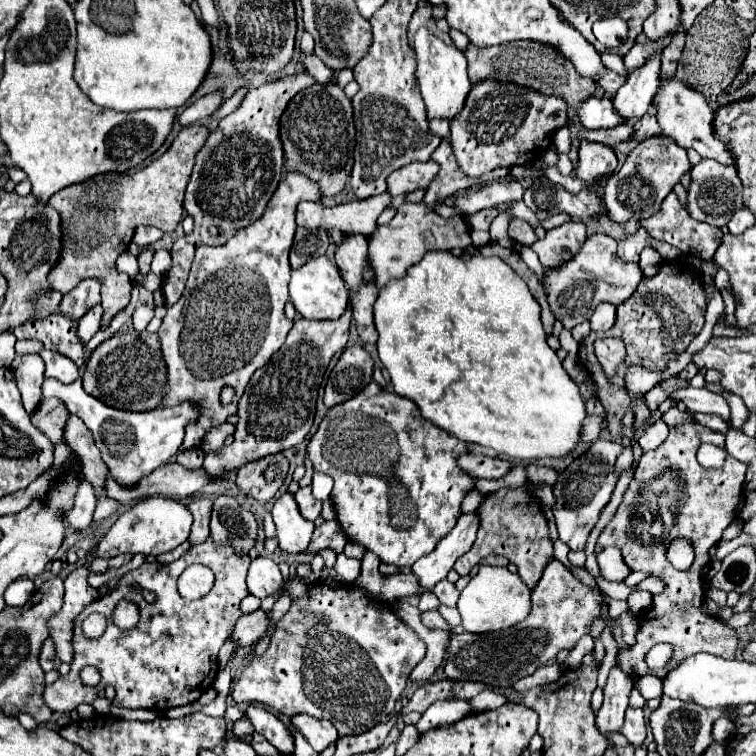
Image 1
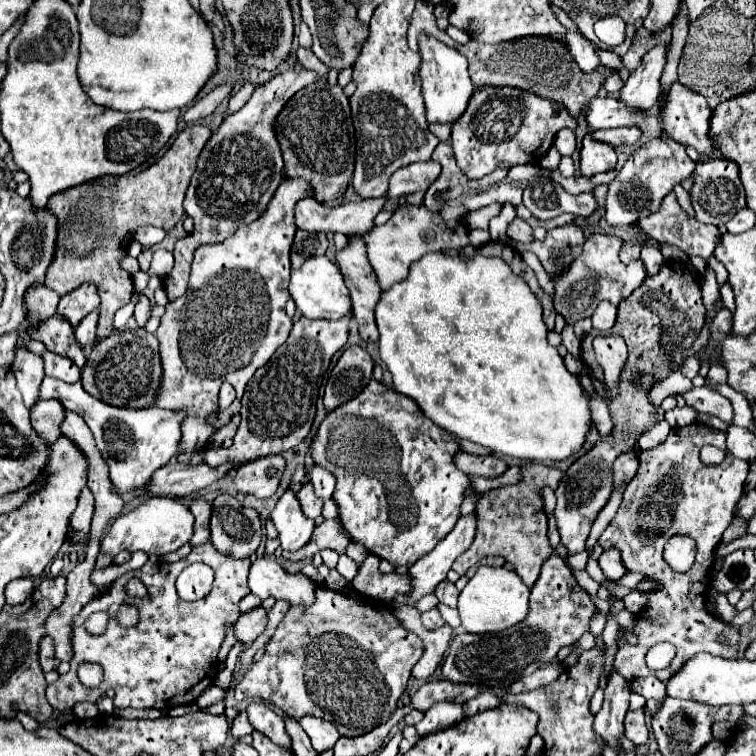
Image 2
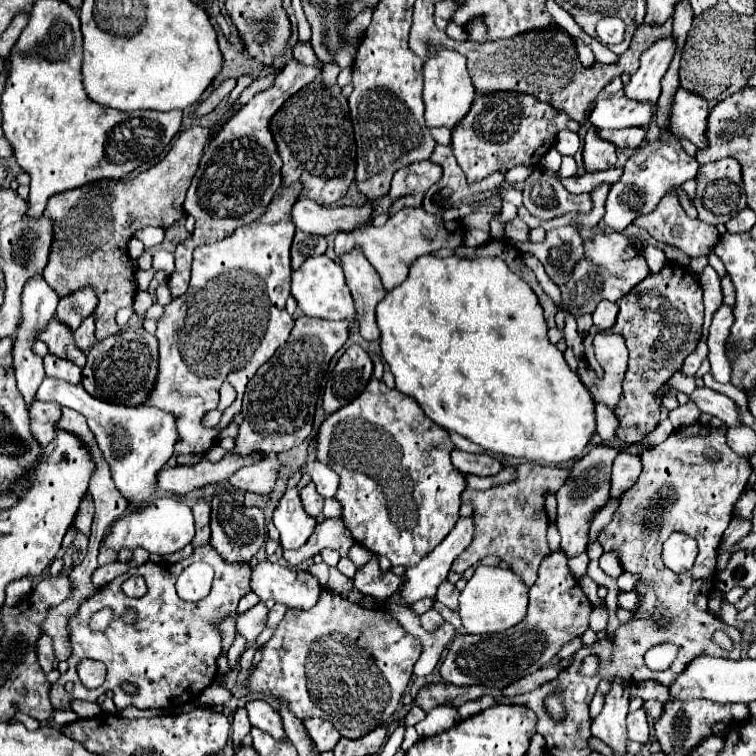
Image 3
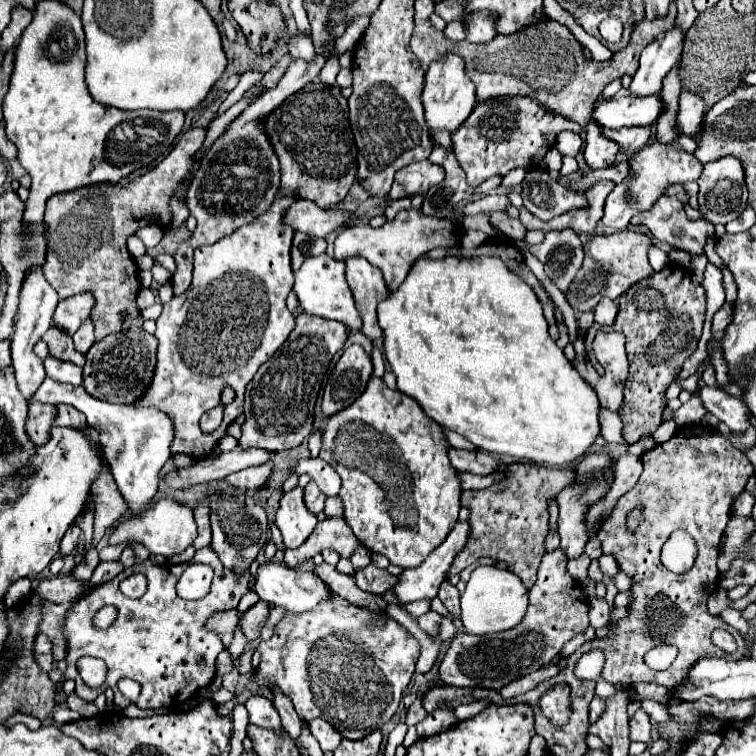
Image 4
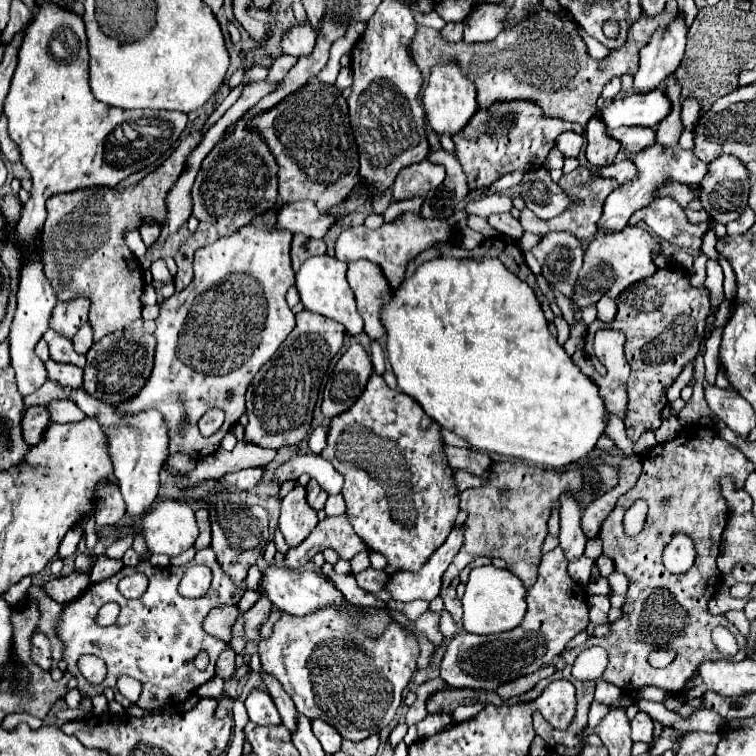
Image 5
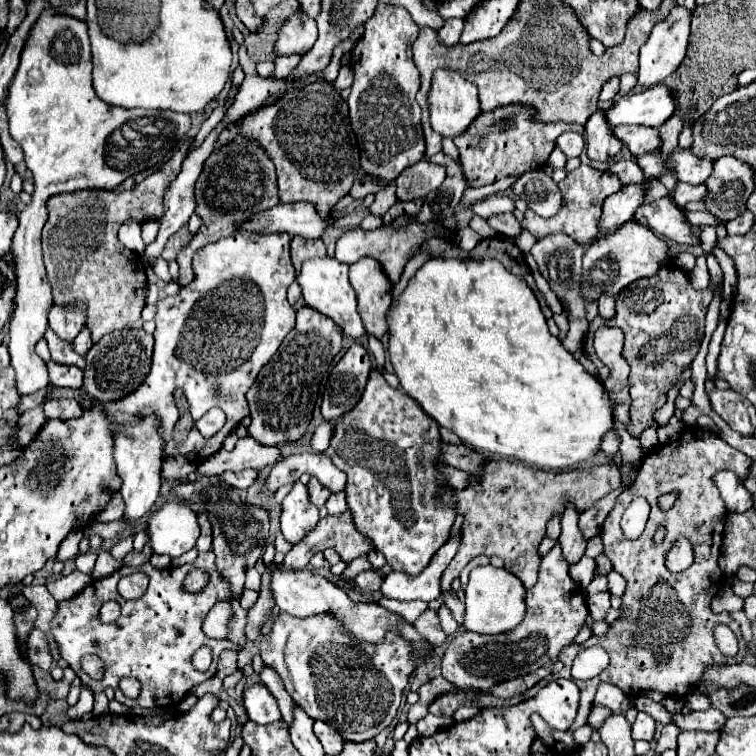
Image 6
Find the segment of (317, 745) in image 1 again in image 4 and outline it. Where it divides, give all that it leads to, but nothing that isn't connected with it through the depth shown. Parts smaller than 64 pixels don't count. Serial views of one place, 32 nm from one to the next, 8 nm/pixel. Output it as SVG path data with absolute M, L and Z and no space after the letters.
M314 718L308 722L310 732L316 736L316 740L320 742L320 748L324 752L334 752L342 740L342 736L336 732L336 728L332 728L332 724L328 724L326 720Z

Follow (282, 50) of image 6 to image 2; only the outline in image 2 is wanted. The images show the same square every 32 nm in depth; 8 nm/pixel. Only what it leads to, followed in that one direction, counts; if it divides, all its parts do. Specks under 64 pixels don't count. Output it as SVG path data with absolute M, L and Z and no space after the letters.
M298 48L296 50L296 60L304 66L304 68L312 68L312 70L316 70L318 72L318 76L326 76L326 72L328 72L328 68L314 56L314 52L312 50L308 50L308 48Z

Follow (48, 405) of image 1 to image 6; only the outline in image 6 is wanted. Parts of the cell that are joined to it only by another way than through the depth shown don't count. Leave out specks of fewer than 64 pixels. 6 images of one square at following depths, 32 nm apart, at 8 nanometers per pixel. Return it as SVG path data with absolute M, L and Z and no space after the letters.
M42 406L32 408L32 410L24 412L24 414L20 414L18 424L16 424L16 434L14 434L16 442L18 442L20 446L30 444L30 442L34 440L36 432L42 428L44 422L46 422L46 416L44 416L44 412L42 412Z

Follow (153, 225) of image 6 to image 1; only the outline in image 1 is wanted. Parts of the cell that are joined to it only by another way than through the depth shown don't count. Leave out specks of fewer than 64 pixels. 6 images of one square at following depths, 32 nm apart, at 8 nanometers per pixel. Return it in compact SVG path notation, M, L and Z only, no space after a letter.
M140 226L136 228L136 234L134 234L134 242L138 246L152 246L156 244L158 240L162 240L164 232L160 228L154 228L154 226Z

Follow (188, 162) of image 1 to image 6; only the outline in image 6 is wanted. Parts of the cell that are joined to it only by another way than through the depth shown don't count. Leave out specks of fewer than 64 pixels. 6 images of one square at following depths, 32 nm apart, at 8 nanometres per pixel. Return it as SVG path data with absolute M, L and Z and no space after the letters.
M192 140L182 144L162 170L154 172L132 190L80 190L56 194L46 202L48 222L42 230L42 250L52 296L56 306L86 306L86 328L92 334L92 342L140 320L140 312L146 306L146 272L138 254L118 242L116 232L128 218L158 220L162 216L164 190L178 176L190 142Z

